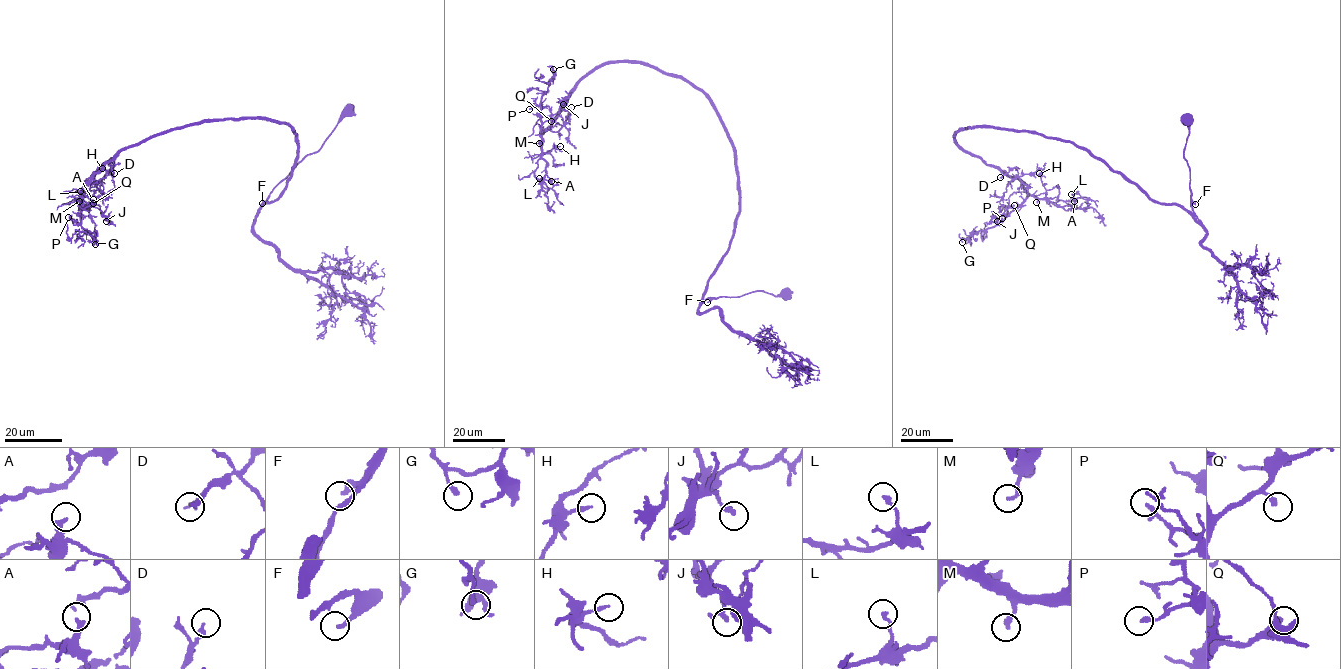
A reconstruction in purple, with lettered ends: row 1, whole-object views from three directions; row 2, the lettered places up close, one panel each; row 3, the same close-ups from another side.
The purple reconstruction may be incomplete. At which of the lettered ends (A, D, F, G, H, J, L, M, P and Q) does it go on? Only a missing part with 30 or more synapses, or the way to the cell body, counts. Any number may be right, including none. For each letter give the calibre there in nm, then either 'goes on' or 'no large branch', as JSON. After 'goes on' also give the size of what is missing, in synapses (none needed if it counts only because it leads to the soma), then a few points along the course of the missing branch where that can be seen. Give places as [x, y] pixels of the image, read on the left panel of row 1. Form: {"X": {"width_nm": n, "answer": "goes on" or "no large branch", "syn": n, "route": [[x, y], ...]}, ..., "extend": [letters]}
{"A": {"width_nm": 280, "answer": "no large branch"}, "D": {"width_nm": 150, "answer": "no large branch"}, "F": {"width_nm": 240, "answer": "no large branch"}, "G": {"width_nm": 200, "answer": "no large branch"}, "H": {"width_nm": 180, "answer": "no large branch"}, "J": {"width_nm": 140, "answer": "no large branch"}, "L": {"width_nm": 190, "answer": "no large branch"}, "M": {"width_nm": 240, "answer": "goes on", "syn": 60}, "P": {"width_nm": 200, "answer": "no large branch"}, "Q": {"width_nm": 220, "answer": "no large branch"}, "extend": ["M"]}

